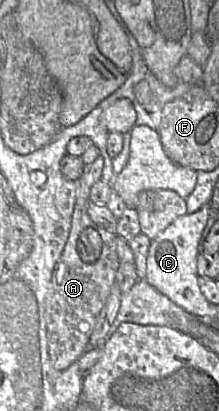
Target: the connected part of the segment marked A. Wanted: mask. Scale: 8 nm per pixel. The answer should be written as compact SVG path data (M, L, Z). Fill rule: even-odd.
M99 156L84 166L80 179L76 180L76 204L69 236L54 268L46 297L48 354L52 366L58 371L67 369L88 350L90 336L115 283L115 274L120 263L116 250L117 235L95 224L88 215L90 189L101 180L103 166L104 159Z

